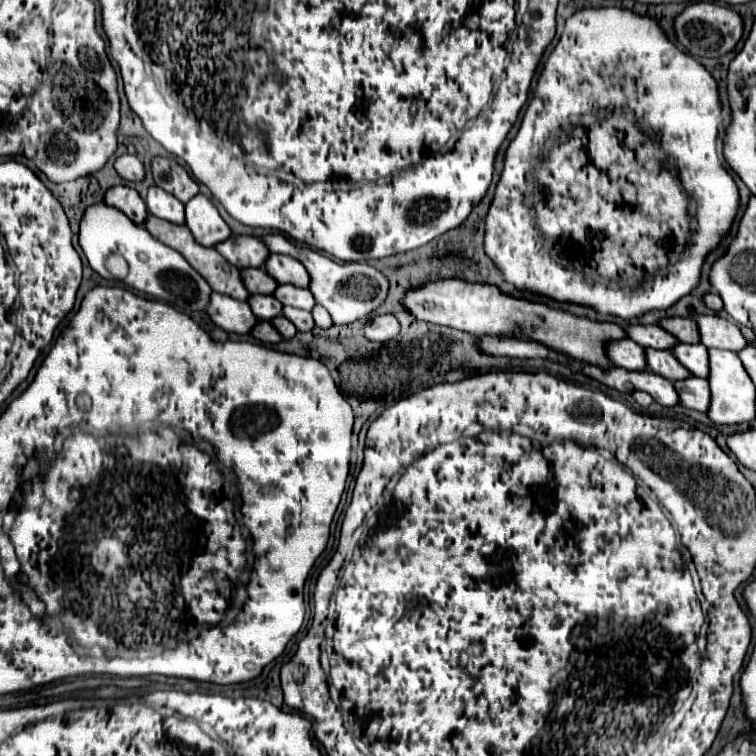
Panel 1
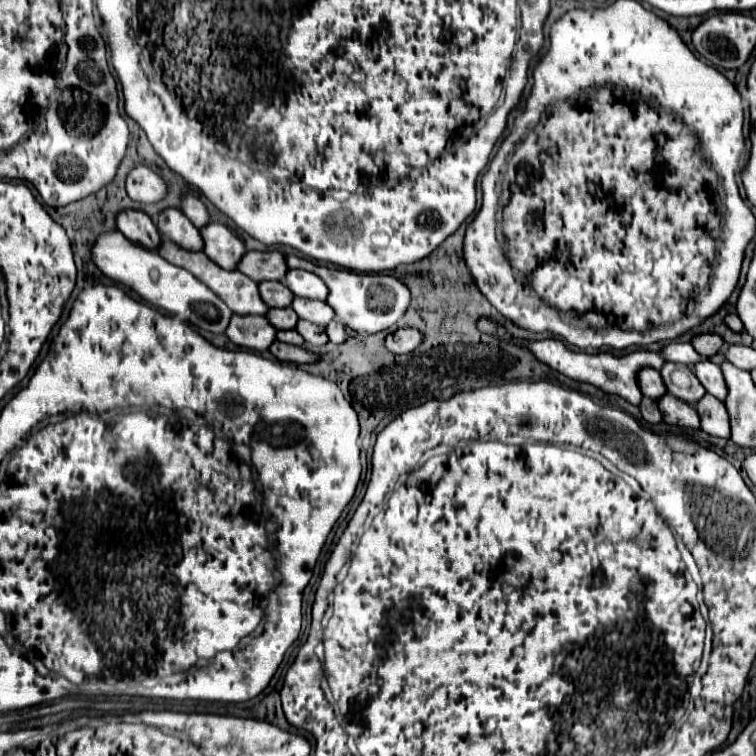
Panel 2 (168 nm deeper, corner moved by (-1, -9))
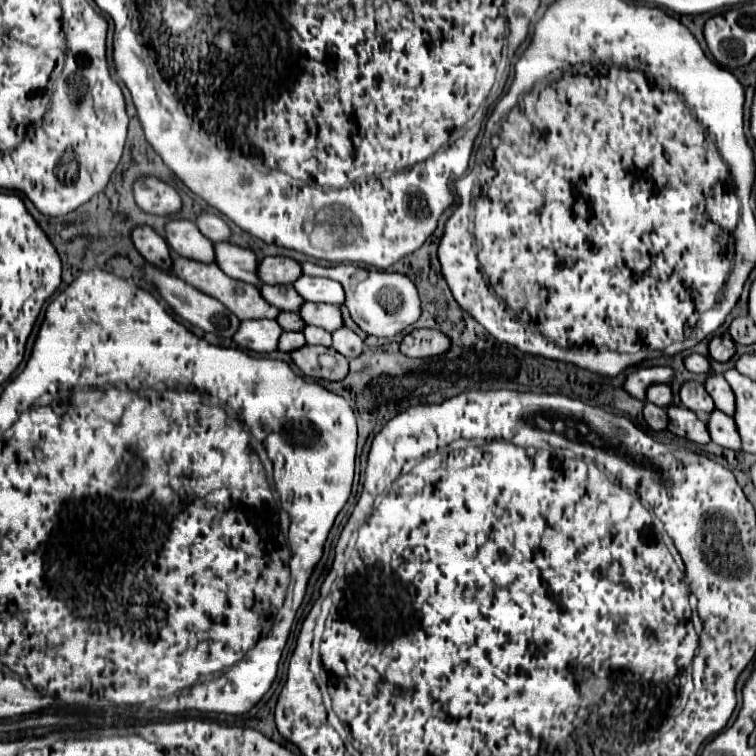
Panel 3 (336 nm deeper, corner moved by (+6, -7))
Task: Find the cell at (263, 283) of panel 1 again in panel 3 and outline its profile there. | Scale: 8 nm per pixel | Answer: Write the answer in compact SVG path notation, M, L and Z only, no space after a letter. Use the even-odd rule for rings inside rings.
M262 286L260 288L262 298L270 304L274 304L282 312L300 312L304 300L294 290L294 286Z

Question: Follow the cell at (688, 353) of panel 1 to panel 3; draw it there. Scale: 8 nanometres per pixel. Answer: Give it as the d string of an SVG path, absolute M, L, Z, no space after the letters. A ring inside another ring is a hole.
M714 374L706 380L706 392L712 396L716 408L728 416L734 416L734 406L736 406L736 396L730 388L730 384L724 380L722 374Z

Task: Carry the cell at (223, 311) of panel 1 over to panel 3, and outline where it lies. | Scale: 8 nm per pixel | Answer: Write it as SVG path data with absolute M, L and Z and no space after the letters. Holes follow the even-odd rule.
M246 320L234 334L234 342L252 352L274 352L282 332L284 330L276 320Z

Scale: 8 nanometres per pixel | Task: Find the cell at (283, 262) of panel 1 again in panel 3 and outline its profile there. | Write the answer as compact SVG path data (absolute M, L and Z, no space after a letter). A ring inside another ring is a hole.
M304 274L302 280L296 280L294 288L308 302L324 302L324 304L342 306L346 300L342 284L328 278L310 278Z

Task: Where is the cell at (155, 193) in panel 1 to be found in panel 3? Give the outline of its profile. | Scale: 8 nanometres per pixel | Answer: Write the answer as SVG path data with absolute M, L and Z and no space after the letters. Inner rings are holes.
M172 220L166 226L166 242L178 256L200 260L204 264L214 262L214 242L206 238L194 222Z

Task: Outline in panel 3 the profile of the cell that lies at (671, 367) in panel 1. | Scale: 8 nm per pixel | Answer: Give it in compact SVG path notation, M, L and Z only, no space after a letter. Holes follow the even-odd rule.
M688 382L688 384L684 384L682 390L680 390L680 400L682 400L682 404L684 404L688 410L692 410L692 412L696 412L696 414L700 414L700 416L708 416L708 414L712 414L712 410L714 410L714 402L712 402L710 394L708 394L706 388L704 388L702 384L698 384L698 382Z

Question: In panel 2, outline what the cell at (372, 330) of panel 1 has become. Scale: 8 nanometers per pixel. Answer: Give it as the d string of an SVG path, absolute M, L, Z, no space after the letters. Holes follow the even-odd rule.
M399 328L393 334L387 334L385 348L393 354L409 354L421 344L423 336L415 328Z

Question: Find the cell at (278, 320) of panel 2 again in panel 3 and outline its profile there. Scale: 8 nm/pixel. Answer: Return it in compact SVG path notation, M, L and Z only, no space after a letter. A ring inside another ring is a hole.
M282 312L278 316L278 324L282 324L284 330L290 330L290 332L300 332L306 322L300 318L300 314L294 314L294 312Z

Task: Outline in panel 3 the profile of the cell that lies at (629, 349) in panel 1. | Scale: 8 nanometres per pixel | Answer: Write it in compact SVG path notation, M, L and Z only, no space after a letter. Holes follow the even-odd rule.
M654 384L648 388L646 400L660 406L660 408L668 408L672 404L672 390L668 384Z

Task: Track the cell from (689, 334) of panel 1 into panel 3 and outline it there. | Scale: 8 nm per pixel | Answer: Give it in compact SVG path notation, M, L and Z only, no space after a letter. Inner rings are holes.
M730 334L714 336L710 340L710 358L718 360L718 362L728 362L734 354L736 354L736 344L730 338Z

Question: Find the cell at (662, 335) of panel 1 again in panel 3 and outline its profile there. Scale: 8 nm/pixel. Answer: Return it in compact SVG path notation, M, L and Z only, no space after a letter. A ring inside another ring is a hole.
M700 354L688 356L688 358L684 360L684 364L686 364L686 368L688 368L690 372L694 372L694 374L706 374L706 372L710 372L710 360L708 360L706 356L700 356Z

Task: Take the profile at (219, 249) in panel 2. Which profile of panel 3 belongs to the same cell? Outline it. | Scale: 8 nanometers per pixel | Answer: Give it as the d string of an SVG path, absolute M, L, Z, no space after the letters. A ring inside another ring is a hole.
M222 242L214 246L216 250L216 264L226 272L228 276L236 280L244 280L254 286L262 286L258 278L258 256L252 250L234 246L230 242Z

